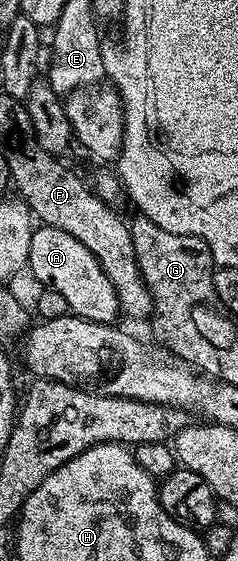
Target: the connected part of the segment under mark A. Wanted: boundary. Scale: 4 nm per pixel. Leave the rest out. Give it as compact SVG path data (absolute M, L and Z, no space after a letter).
M45 224L33 228L26 269L41 281L44 289L53 289L66 299L69 314L103 325L117 320L115 317L120 313L120 304L114 283L110 283L90 247L78 243L74 235L66 235L66 231L58 231L58 227Z

